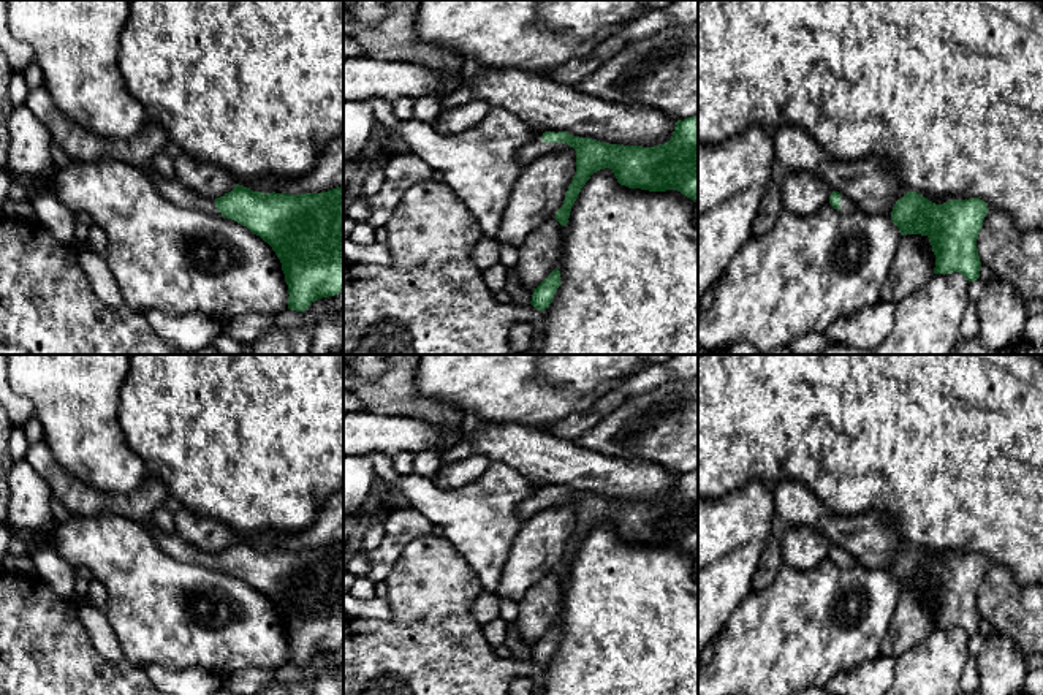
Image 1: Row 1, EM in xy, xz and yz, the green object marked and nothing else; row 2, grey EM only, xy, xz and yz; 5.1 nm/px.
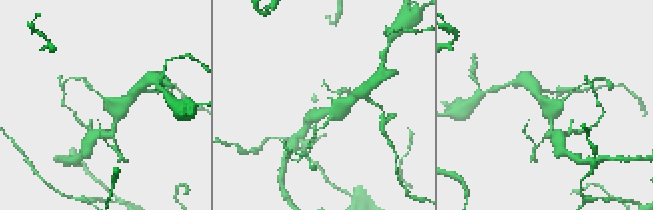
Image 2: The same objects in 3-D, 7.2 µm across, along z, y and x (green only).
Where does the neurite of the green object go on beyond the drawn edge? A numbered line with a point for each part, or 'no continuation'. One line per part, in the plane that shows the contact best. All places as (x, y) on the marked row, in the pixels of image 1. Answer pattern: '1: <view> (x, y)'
1: xz (532, 151)

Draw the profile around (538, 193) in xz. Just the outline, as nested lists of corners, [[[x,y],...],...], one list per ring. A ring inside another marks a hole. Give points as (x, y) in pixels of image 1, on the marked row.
[[[576,150],[551,152],[525,165],[503,212],[495,239],[519,247],[541,223],[556,217],[576,173]]]

